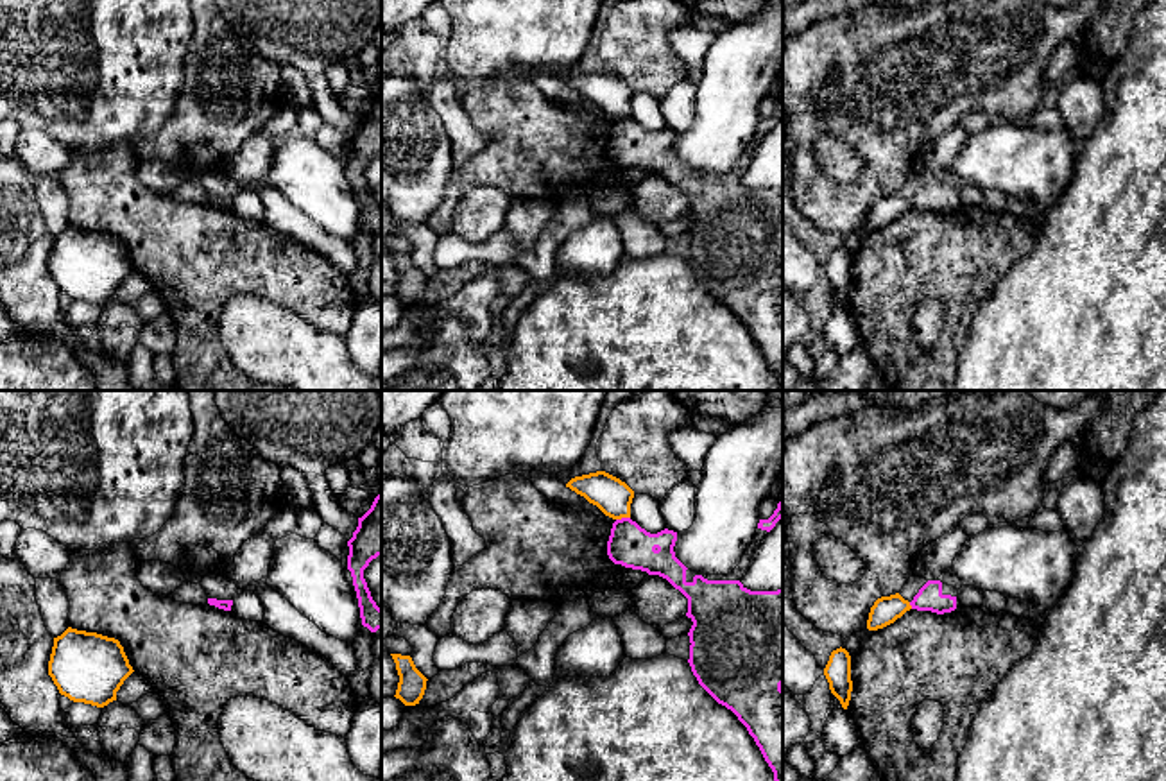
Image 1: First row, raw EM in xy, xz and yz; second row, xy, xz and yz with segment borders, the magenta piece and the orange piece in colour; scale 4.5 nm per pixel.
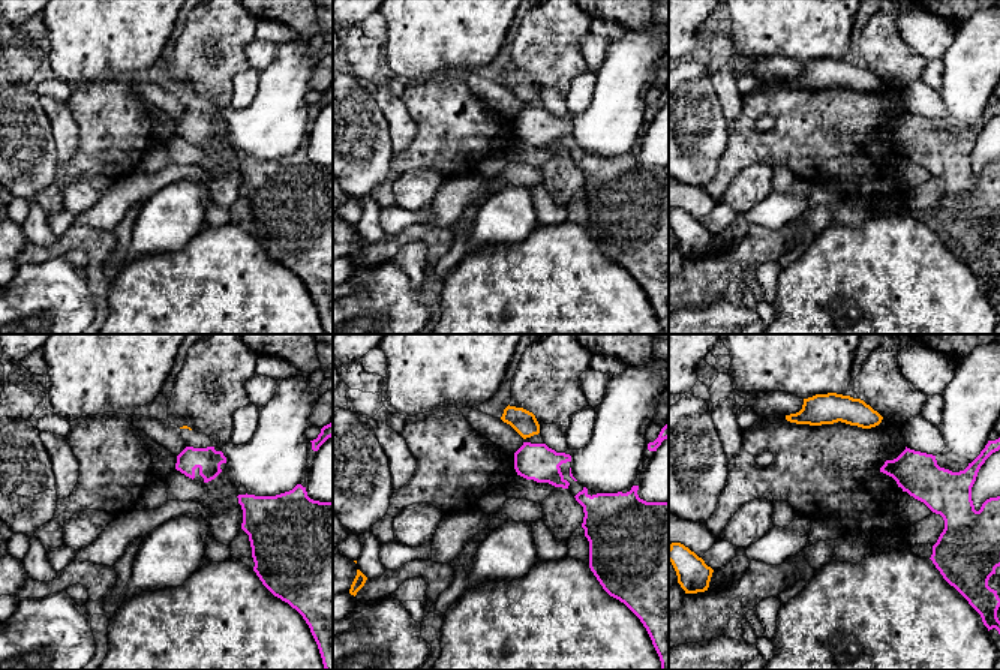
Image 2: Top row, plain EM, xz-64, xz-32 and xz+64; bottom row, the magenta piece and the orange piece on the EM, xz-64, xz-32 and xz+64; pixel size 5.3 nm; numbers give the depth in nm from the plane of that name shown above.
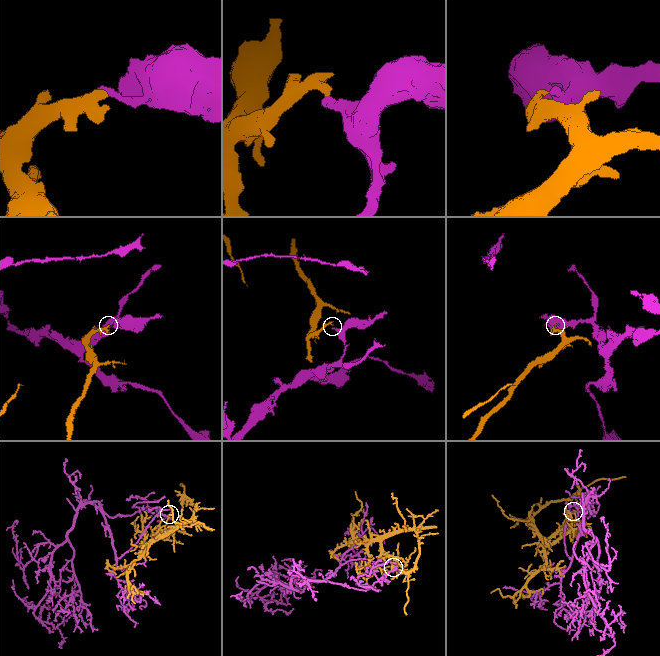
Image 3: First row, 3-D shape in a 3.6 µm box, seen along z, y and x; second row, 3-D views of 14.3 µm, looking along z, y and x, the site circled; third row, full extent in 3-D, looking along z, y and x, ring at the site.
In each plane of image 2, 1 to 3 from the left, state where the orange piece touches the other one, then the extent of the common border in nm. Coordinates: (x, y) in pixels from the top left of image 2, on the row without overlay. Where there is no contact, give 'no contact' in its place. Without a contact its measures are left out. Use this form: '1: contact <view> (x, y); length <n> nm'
1: no contact
2: no contact
3: no contact

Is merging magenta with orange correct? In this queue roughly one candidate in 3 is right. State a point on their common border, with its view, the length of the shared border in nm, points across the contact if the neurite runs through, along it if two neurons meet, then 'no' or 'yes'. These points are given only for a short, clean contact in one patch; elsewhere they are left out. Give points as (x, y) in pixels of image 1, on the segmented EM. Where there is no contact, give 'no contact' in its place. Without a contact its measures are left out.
meets magenta in xz at (622, 518); contact 70 nm long; border along xz (629, 516), (617, 520); no

